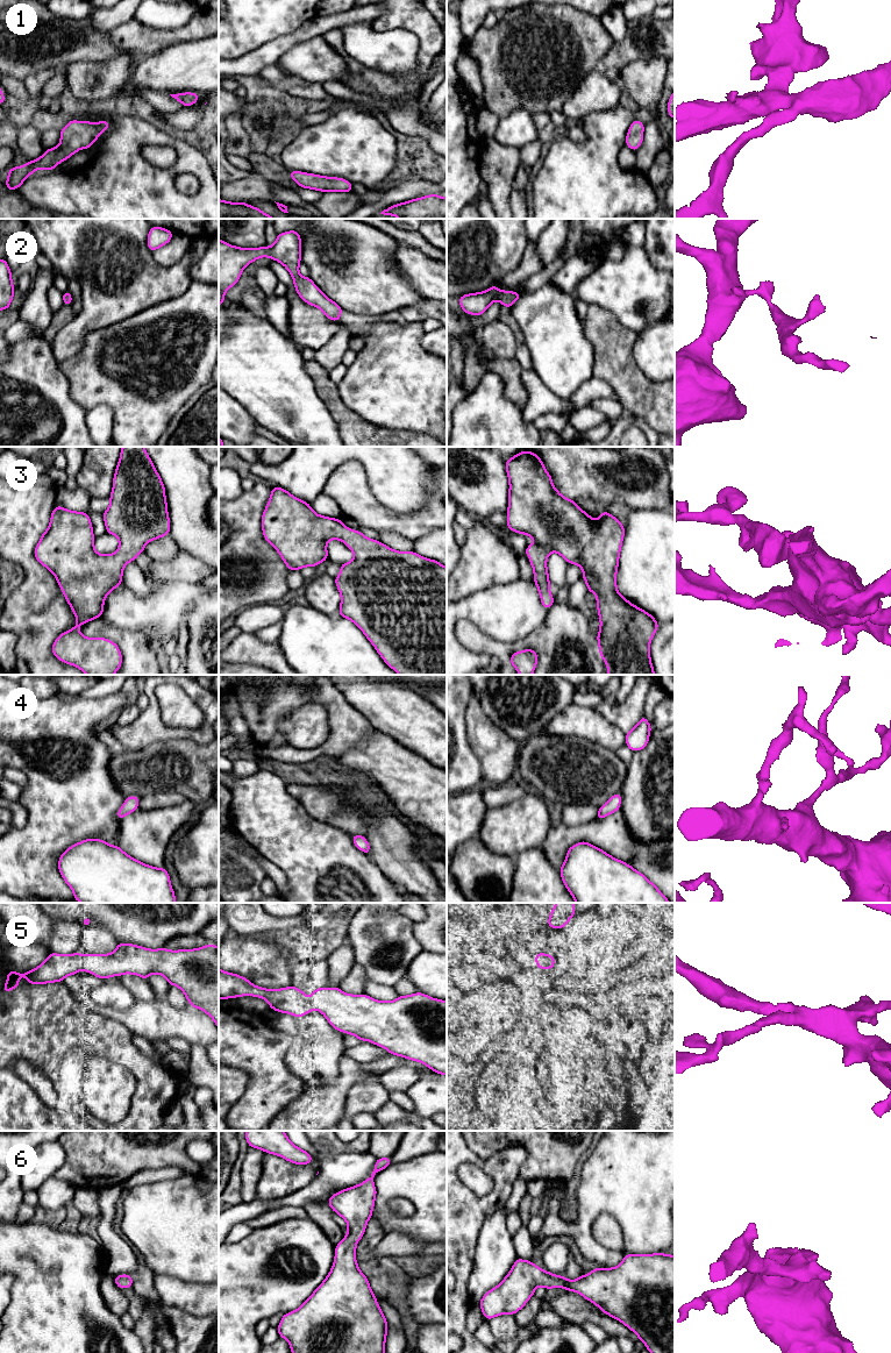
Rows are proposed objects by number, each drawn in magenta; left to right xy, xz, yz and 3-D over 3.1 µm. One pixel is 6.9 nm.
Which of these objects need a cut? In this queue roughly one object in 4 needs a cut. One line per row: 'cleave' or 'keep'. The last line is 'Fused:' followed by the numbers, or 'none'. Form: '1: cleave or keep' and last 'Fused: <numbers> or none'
1: keep
2: keep
3: keep
4: keep
5: keep
6: keep
Fused: none

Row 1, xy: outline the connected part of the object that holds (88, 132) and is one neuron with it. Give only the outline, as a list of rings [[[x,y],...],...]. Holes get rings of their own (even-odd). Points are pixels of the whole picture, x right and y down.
[[[69,121],[60,130],[60,141],[57,148],[47,149],[36,161],[29,161],[26,165],[10,168],[6,184],[7,190],[17,190],[21,184],[36,170],[55,170],[57,164],[70,158],[80,149],[88,149],[94,141],[111,127],[109,122]]]

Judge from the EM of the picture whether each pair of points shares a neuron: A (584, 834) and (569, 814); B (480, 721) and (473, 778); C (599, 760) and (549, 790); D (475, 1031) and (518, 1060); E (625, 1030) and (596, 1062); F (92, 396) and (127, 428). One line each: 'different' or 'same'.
A: different
B: different
C: same
D: different
E: different
F: same

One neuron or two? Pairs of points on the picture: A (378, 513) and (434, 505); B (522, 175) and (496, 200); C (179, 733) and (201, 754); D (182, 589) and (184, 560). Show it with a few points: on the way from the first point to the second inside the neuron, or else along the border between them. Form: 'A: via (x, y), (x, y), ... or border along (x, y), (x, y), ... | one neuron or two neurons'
A: via (392, 520), (420, 519) | one neuron
B: border along (521, 163), (517, 170), (512, 187) | two neurons
C: border along (159, 741), (193, 740), (199, 743), (206, 743) | two neurons
D: border along (201, 582), (163, 581), (156, 583) | two neurons

